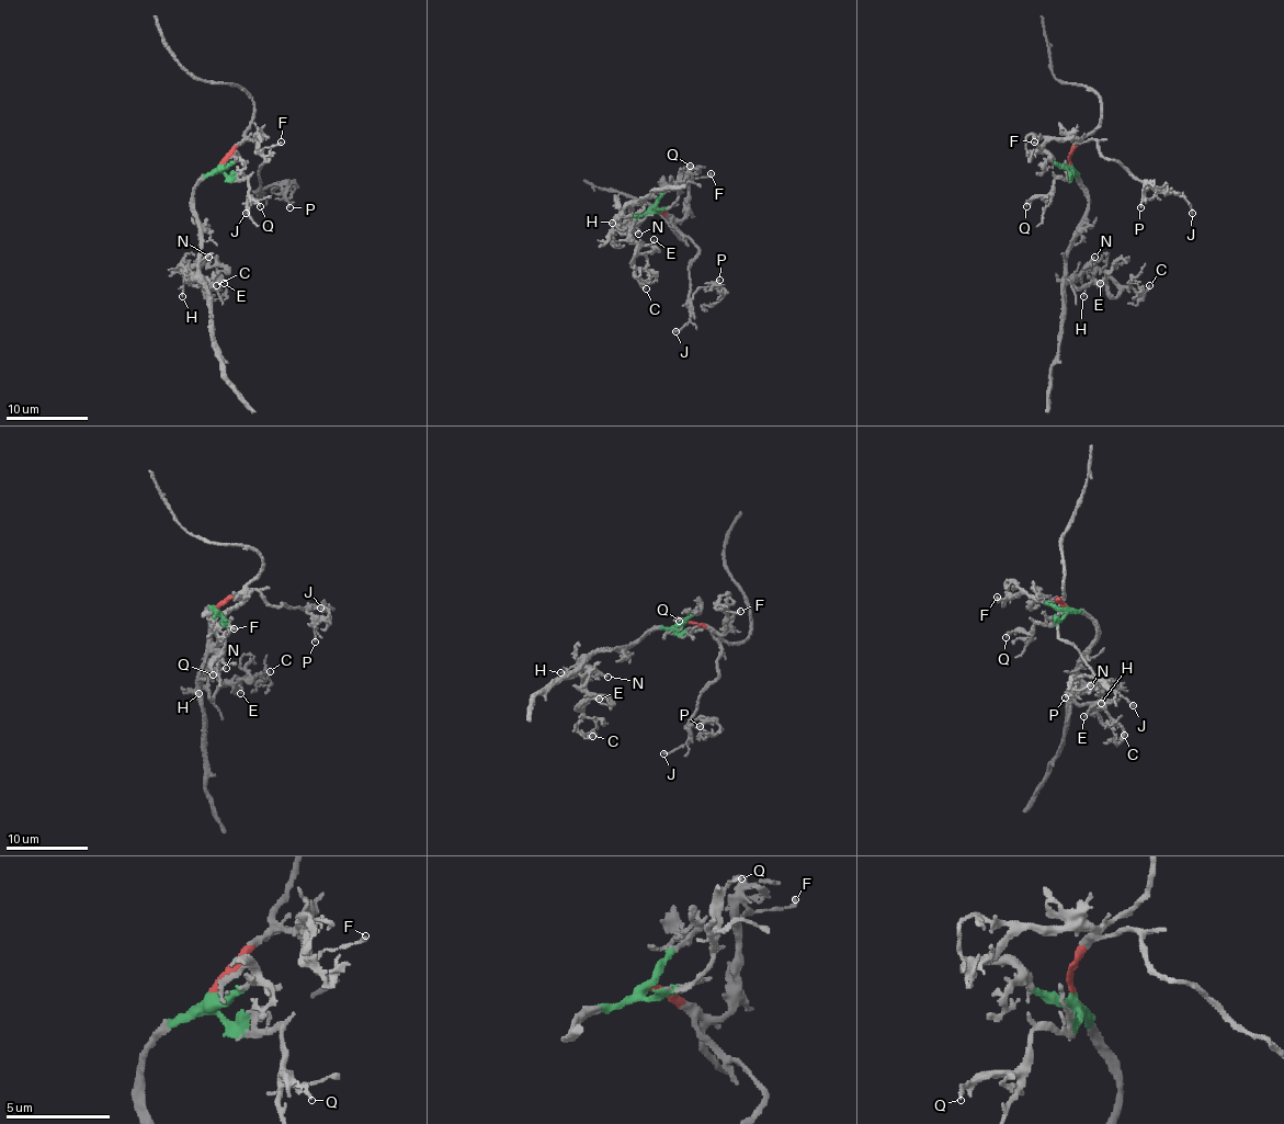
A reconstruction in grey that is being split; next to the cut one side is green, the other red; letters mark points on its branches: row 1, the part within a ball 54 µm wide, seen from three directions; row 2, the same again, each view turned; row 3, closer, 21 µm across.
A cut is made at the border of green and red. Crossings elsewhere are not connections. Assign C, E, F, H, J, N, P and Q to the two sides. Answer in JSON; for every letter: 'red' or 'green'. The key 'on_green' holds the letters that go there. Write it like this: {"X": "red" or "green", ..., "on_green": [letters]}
{"C": "green", "E": "green", "F": "red", "H": "green", "J": "red", "N": "green", "P": "red", "Q": "green", "on_green": ["C", "E", "H", "N", "Q"]}

